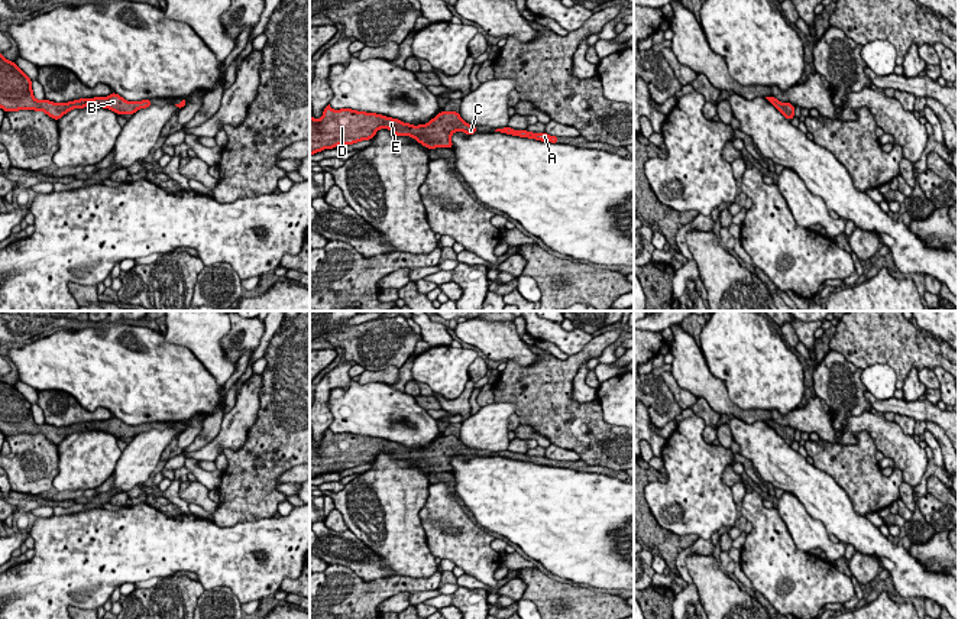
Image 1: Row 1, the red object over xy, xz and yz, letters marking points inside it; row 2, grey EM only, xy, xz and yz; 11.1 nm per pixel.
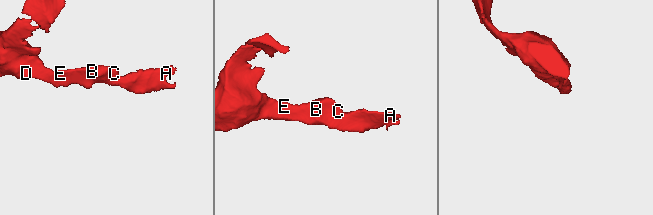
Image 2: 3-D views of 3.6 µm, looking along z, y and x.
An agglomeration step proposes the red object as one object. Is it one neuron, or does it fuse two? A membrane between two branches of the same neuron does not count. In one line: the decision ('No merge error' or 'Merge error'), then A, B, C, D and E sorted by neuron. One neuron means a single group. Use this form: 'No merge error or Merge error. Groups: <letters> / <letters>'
No merge error. Groups: A B C D E

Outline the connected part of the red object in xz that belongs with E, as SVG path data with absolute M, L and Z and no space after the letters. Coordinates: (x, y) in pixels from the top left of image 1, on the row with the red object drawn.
M330 104L320 120L310 116L310 155L337 145L353 145L370 140L379 129L388 129L397 136L411 136L424 148L453 148L452 135L465 132L470 136L476 126L466 123L456 111L440 111L425 124L410 124L398 119L352 108L334 110Z

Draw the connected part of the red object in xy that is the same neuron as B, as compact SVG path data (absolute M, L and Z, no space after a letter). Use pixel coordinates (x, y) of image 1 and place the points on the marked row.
M0 54L0 108L7 111L39 110L59 120L74 108L87 106L103 107L116 114L133 114L140 108L152 106L152 100L127 101L116 93L107 97L80 98L68 103L54 103L49 100L36 100L32 90L32 80L16 65Z

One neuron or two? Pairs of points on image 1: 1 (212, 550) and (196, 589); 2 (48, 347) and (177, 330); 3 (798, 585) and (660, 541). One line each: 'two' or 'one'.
1: two
2: two
3: two

